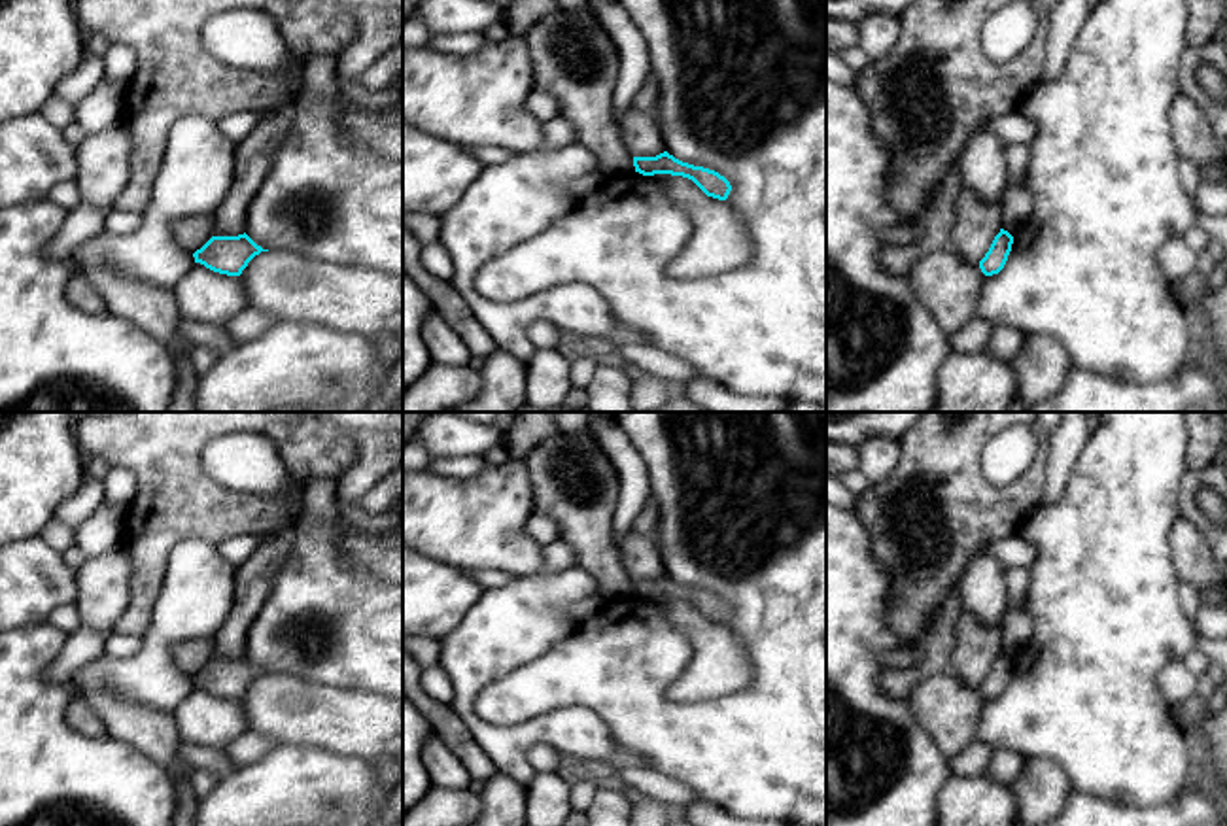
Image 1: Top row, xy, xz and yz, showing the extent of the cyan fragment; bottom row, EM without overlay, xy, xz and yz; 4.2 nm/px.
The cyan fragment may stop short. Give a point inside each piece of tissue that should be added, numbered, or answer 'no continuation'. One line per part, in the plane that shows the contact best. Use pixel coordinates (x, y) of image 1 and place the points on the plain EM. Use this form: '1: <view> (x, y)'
no continuation

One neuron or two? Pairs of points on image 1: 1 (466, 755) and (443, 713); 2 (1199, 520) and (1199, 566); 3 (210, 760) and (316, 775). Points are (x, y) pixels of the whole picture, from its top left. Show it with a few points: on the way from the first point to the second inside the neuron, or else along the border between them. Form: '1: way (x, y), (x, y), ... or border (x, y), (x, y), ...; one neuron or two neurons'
1: way (462, 745), (445, 722); one neuron
2: border (1180, 516), (1207, 543); two neurons
3: border (235, 768), (220, 781); two neurons

